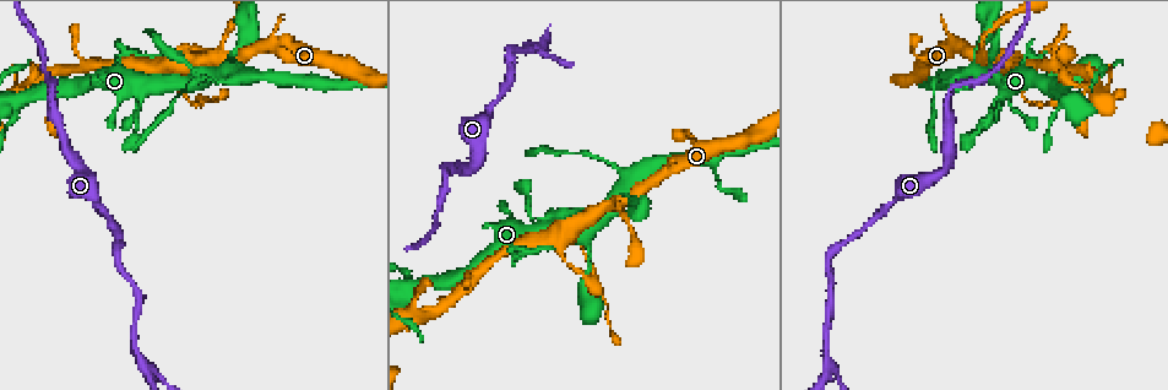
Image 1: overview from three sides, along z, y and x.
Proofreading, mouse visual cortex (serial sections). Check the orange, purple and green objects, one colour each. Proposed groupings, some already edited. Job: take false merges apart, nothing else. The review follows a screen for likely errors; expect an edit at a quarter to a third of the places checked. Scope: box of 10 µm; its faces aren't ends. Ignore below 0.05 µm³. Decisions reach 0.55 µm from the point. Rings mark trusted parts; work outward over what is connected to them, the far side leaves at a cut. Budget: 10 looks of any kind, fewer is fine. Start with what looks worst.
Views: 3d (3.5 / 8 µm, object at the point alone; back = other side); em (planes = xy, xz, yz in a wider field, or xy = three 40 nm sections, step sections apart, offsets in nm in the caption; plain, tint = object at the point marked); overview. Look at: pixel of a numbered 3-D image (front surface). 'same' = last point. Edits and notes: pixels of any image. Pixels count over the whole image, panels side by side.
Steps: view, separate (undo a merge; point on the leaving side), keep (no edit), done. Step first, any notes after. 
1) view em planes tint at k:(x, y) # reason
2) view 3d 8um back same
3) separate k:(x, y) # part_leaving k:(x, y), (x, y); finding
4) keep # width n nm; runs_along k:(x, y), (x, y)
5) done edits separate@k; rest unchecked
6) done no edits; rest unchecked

view 3d 3.5um at 1:(1023, 92) # thick turns thin

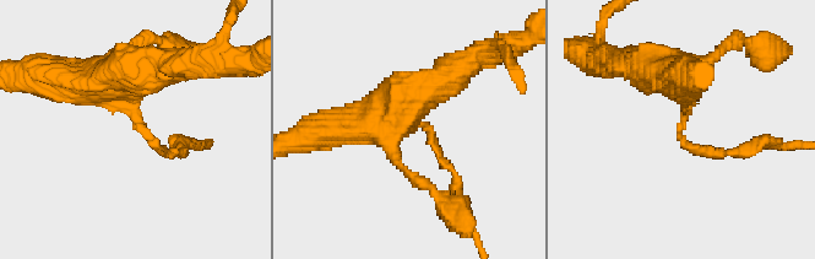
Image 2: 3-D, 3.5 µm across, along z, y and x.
view em xy step 3 plain at 2:(420, 124) # arm_widths 150, 500 nm

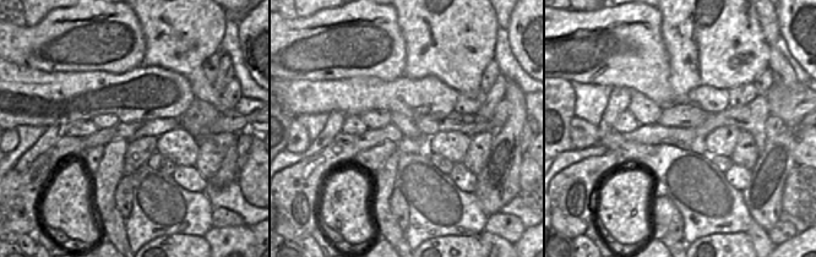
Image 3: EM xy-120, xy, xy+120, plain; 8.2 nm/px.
view em xy step 3 tint same

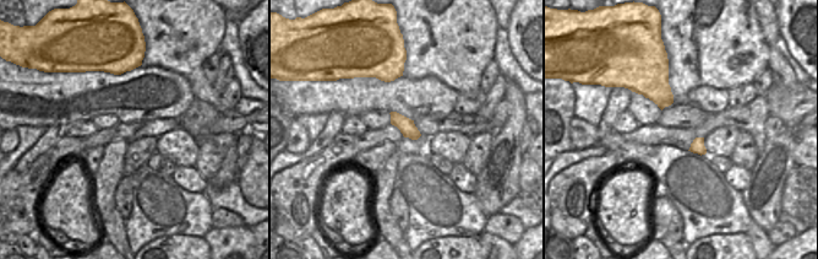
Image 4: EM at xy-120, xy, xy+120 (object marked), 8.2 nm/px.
keep # runs_along 2:(659, 69), (685, 103), (688, 145), (738, 152); one cell here

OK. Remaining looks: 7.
view 3d 3.5um back at 1:(944, 79)

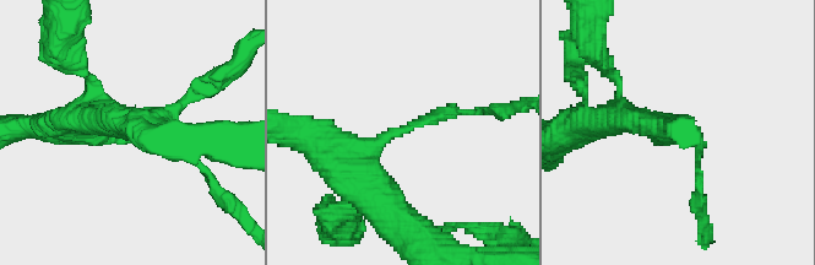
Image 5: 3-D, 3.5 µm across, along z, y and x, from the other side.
view em xy step 3 tint at 5:(390, 137) # arm_widths 200, 350 nm

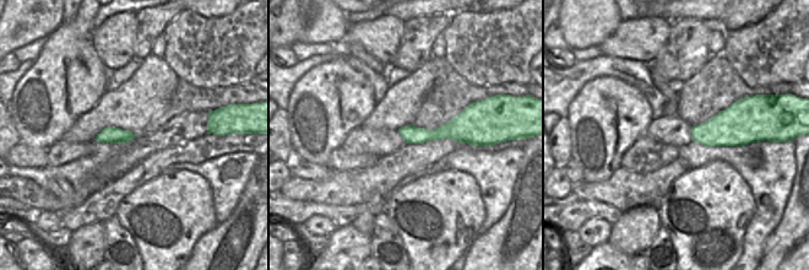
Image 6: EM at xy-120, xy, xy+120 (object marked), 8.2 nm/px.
view em planes tint same

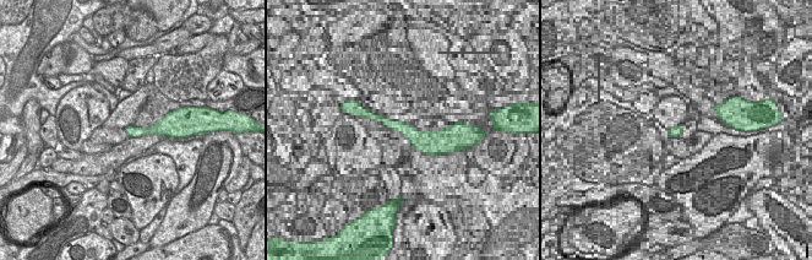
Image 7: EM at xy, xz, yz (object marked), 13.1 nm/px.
keep # all the same cell

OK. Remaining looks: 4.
view 3d 3.5um at 1:(117, 255) # sharp bend

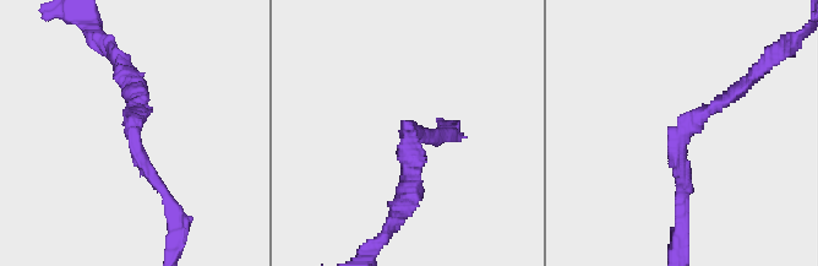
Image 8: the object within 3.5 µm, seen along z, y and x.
view em planes tint at 8:(135, 135) # arm_widths 150, 200 nm; shape alone is not enough

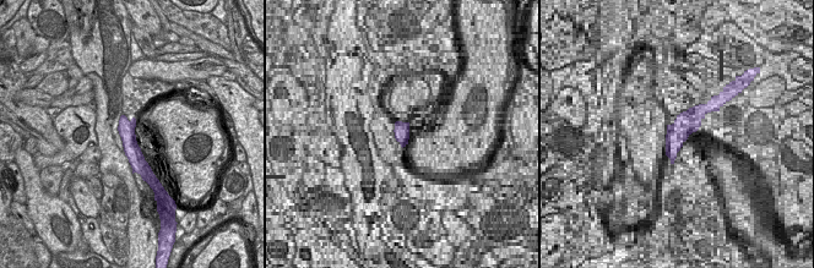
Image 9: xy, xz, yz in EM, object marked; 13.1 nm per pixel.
view em xy step 5 tint same

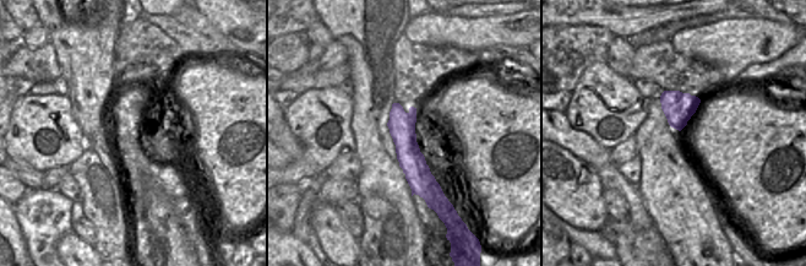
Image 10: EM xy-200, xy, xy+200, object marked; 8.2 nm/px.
keep # runs_along 10:(396, 106), (408, 155), (426, 191); continuous, no second cell

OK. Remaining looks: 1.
done no edits; rest unchecked

